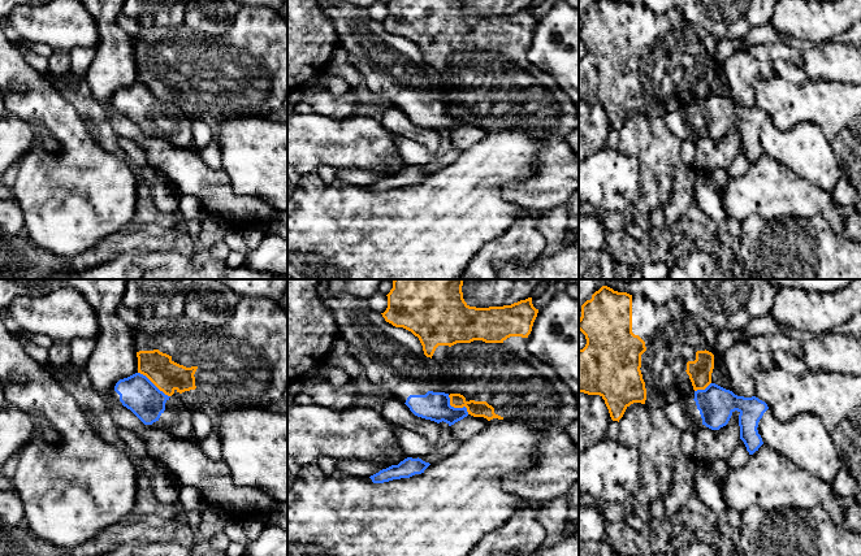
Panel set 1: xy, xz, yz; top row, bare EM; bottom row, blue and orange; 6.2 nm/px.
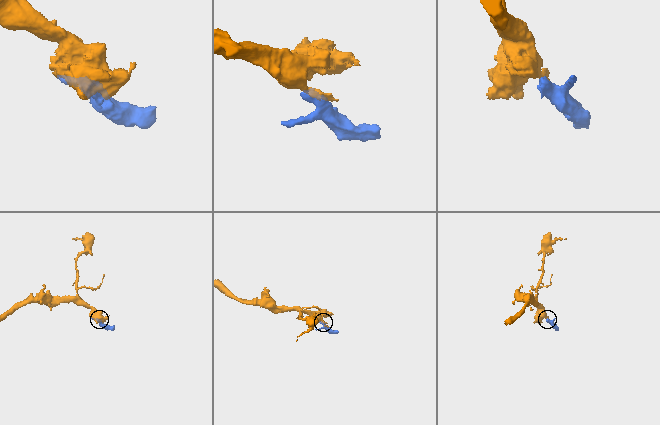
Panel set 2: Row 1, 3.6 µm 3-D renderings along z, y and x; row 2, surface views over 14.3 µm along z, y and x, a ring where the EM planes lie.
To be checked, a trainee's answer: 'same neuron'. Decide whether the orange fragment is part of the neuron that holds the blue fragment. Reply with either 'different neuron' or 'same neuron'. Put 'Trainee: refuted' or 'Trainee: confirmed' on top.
Trainee: refuted
different neuron

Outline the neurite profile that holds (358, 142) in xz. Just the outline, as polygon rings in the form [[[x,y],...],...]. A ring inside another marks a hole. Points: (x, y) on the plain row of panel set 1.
[[[287,114],[287,178],[297,184],[303,175],[316,173],[323,165],[337,169],[385,169],[391,173],[407,168],[399,143],[380,121],[367,116],[333,120],[321,114]]]

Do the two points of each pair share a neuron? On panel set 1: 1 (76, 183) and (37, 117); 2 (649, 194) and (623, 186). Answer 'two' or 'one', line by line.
1: one
2: two

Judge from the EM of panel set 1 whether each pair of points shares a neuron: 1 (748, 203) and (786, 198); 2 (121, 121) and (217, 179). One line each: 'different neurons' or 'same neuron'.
1: same neuron
2: same neuron

